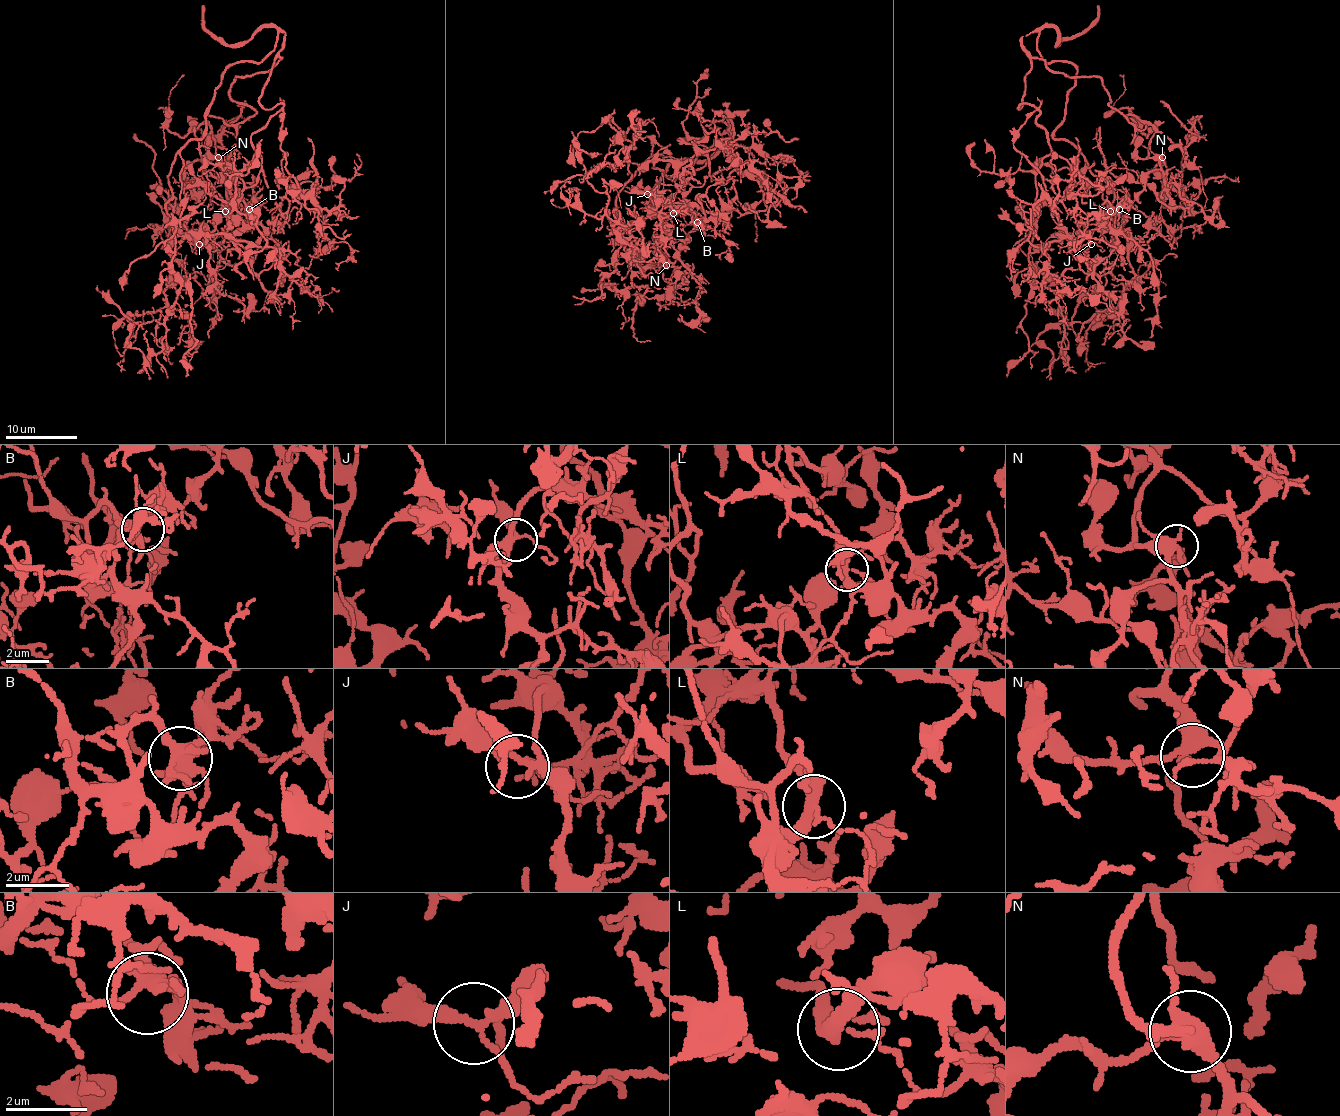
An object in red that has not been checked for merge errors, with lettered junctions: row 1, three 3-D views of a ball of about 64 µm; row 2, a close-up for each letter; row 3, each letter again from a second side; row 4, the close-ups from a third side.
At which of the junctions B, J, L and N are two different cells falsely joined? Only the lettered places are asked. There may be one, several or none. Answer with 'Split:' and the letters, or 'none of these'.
Split: L

